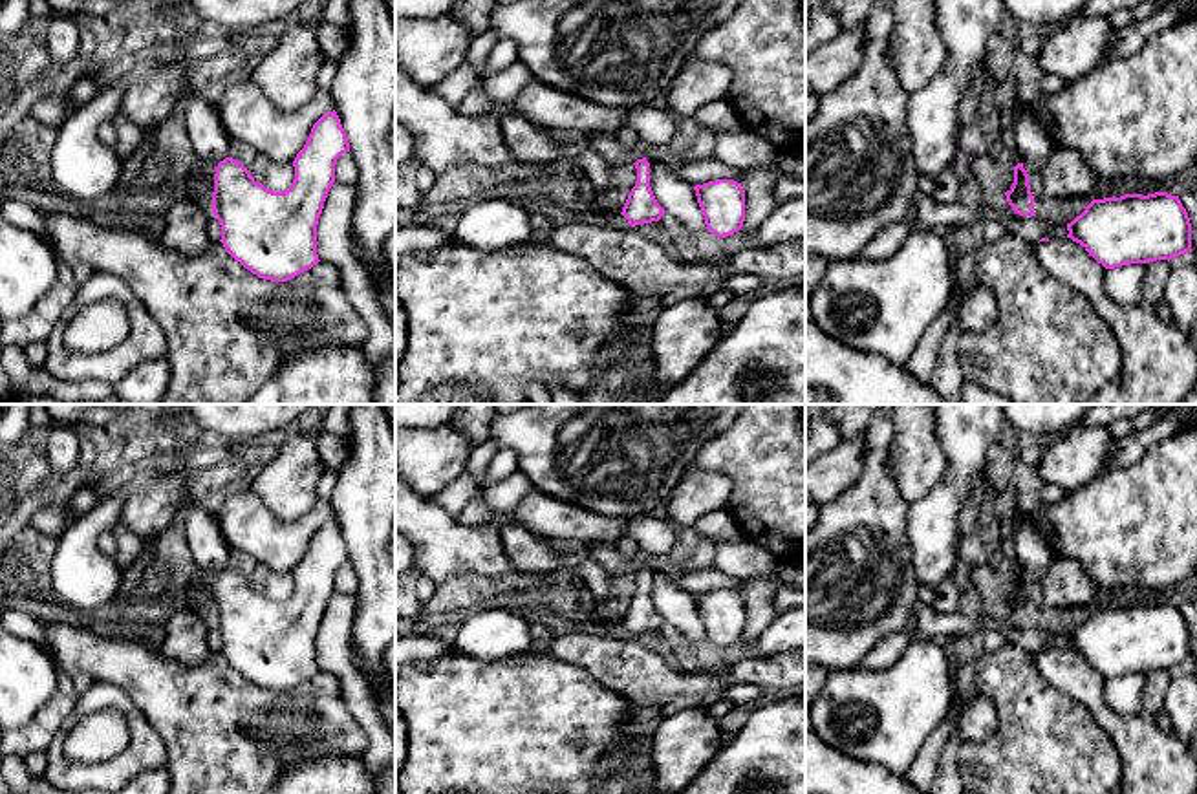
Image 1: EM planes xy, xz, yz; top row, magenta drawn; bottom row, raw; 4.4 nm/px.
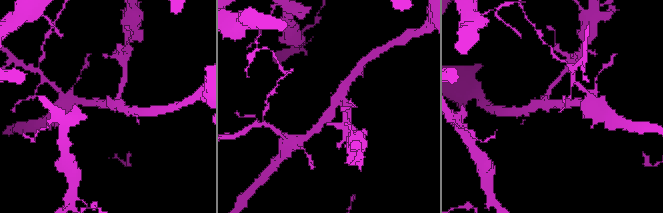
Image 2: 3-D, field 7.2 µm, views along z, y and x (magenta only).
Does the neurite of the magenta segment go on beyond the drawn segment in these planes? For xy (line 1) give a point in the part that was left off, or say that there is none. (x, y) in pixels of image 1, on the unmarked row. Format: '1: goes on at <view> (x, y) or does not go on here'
1: does not go on here

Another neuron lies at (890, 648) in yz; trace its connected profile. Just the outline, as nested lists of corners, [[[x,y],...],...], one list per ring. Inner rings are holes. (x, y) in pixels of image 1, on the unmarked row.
[[[899,631],[884,637],[858,664],[862,670],[880,671],[890,668],[910,644],[911,631]]]

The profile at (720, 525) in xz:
[[[727,507],[705,514],[694,523],[694,529],[701,538],[706,538],[710,542],[738,543],[745,540],[739,523]]]

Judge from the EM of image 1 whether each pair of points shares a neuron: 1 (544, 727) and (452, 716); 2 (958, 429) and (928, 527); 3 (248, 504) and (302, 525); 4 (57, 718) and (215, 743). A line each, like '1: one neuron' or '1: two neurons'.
1: one neuron
2: one neuron
3: one neuron
4: two neurons

